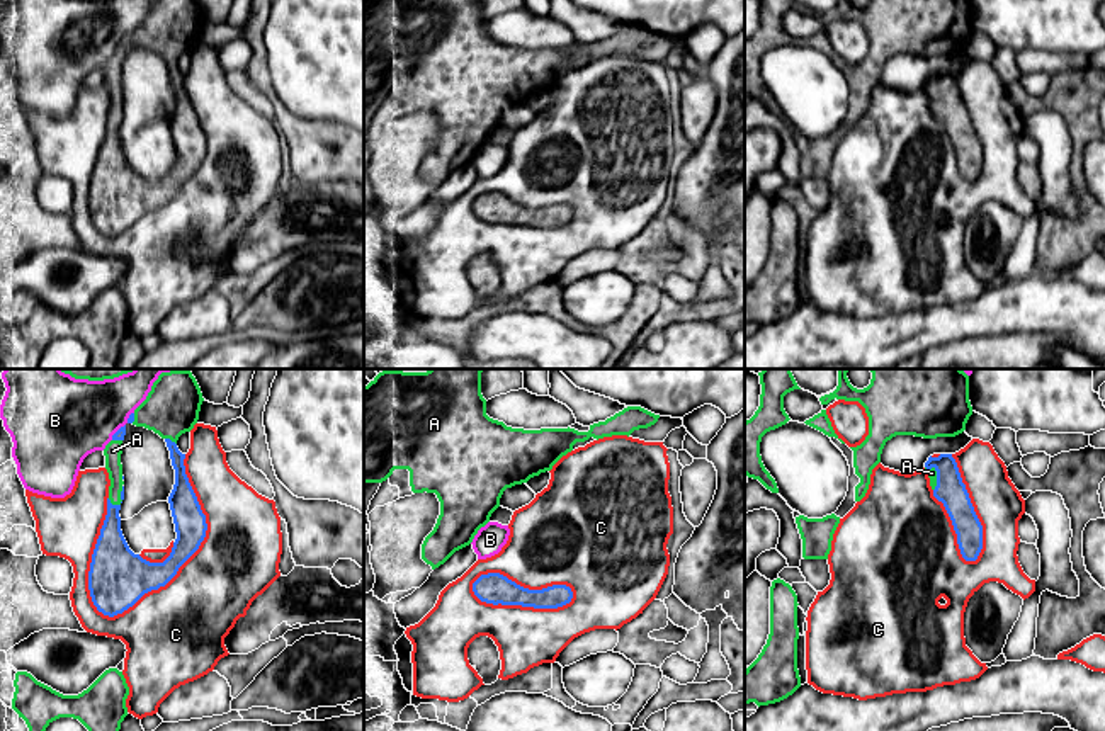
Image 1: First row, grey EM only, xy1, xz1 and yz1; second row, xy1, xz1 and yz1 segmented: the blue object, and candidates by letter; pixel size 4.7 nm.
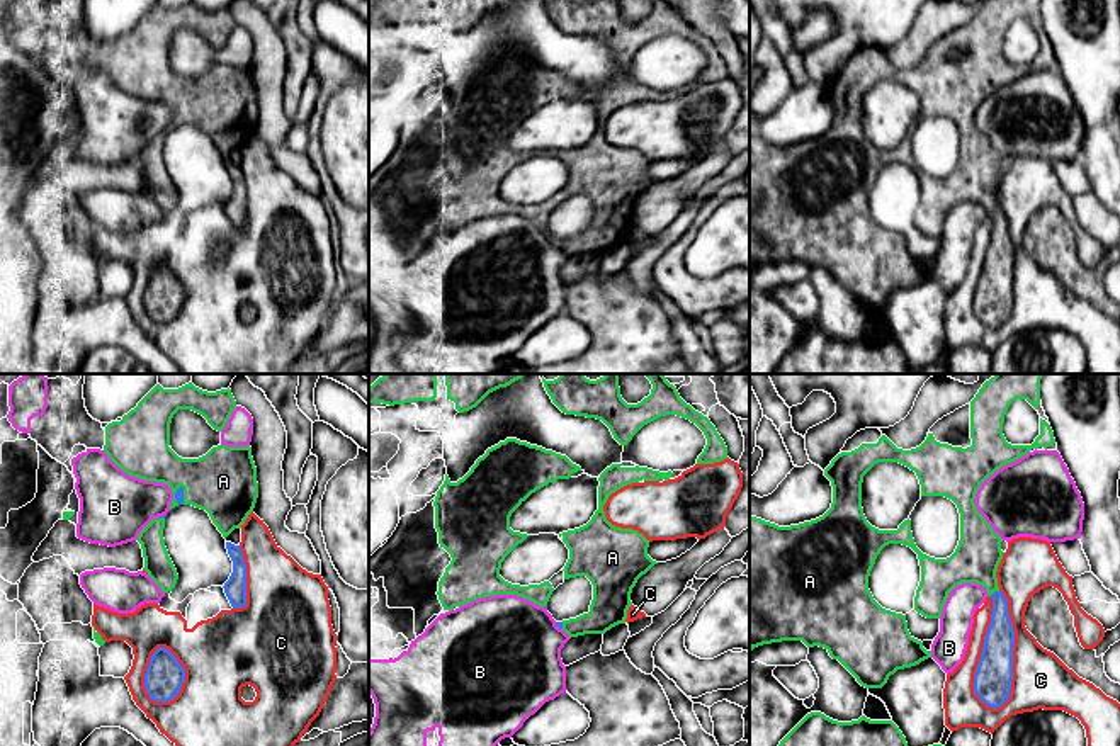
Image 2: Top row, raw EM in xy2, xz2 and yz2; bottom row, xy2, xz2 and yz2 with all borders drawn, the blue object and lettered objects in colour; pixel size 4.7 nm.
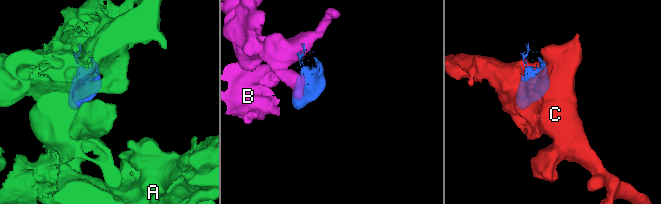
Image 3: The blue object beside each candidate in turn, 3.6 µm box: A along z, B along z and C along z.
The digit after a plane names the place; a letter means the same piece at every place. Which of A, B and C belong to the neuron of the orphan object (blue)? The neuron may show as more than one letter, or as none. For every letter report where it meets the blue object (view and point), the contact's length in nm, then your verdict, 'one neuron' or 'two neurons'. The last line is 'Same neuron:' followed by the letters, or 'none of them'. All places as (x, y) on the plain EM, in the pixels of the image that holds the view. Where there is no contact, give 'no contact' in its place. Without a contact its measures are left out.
A: xy1 (121, 118) | 110 nm | one neuron
B: xy1 (124, 45) | 170 nm | two neurons
C: xy1 (198, 167) | 850 nm | two neurons
Same neuron: A

